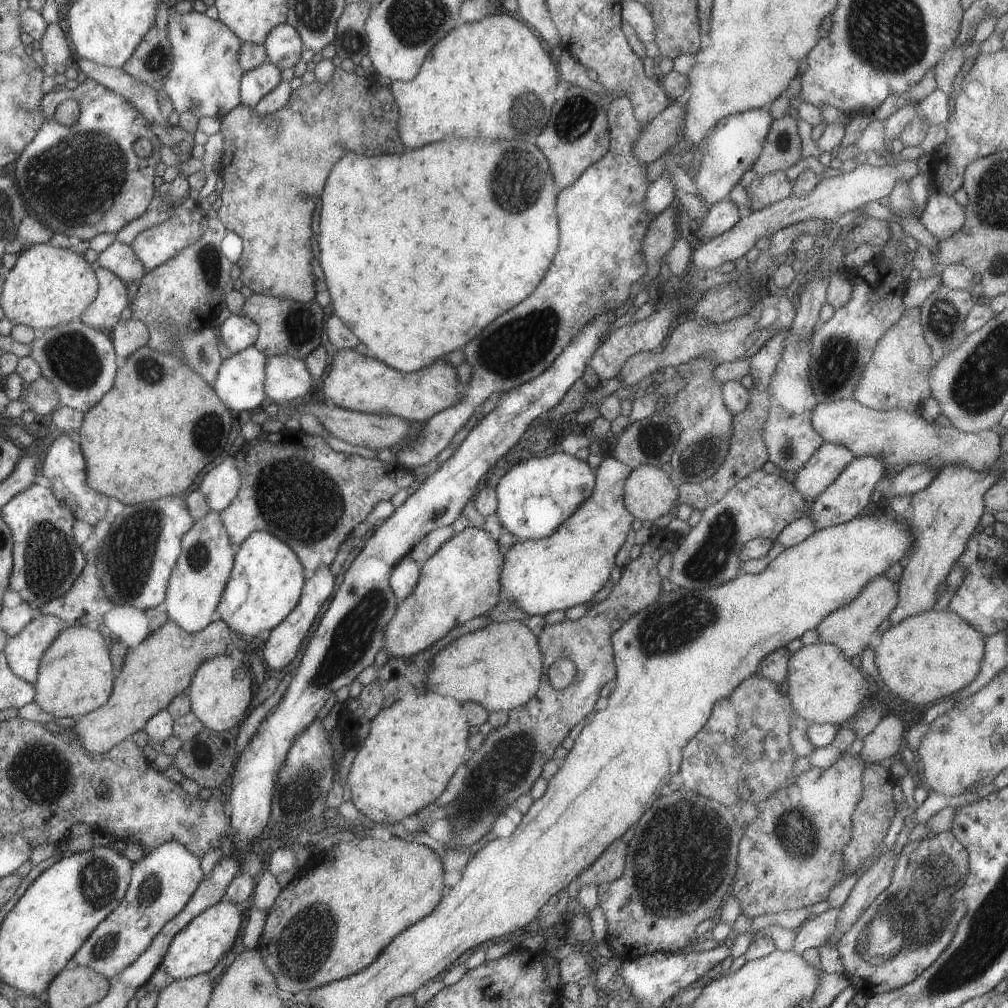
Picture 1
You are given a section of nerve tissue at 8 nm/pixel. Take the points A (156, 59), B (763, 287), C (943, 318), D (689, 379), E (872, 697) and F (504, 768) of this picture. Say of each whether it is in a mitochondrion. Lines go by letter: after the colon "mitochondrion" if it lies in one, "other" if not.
A: mitochondrion
B: other
C: mitochondrion
D: other
E: other
F: mitochondrion

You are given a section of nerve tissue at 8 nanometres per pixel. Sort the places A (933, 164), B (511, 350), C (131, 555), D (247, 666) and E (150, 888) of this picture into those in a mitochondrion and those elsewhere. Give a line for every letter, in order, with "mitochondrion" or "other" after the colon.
A: other
B: mitochondrion
C: mitochondrion
D: other
E: mitochondrion

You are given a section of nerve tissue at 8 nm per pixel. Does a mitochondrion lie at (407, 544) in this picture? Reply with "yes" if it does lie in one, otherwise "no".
no

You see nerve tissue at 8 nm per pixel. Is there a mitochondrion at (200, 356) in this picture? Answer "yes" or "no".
yes

